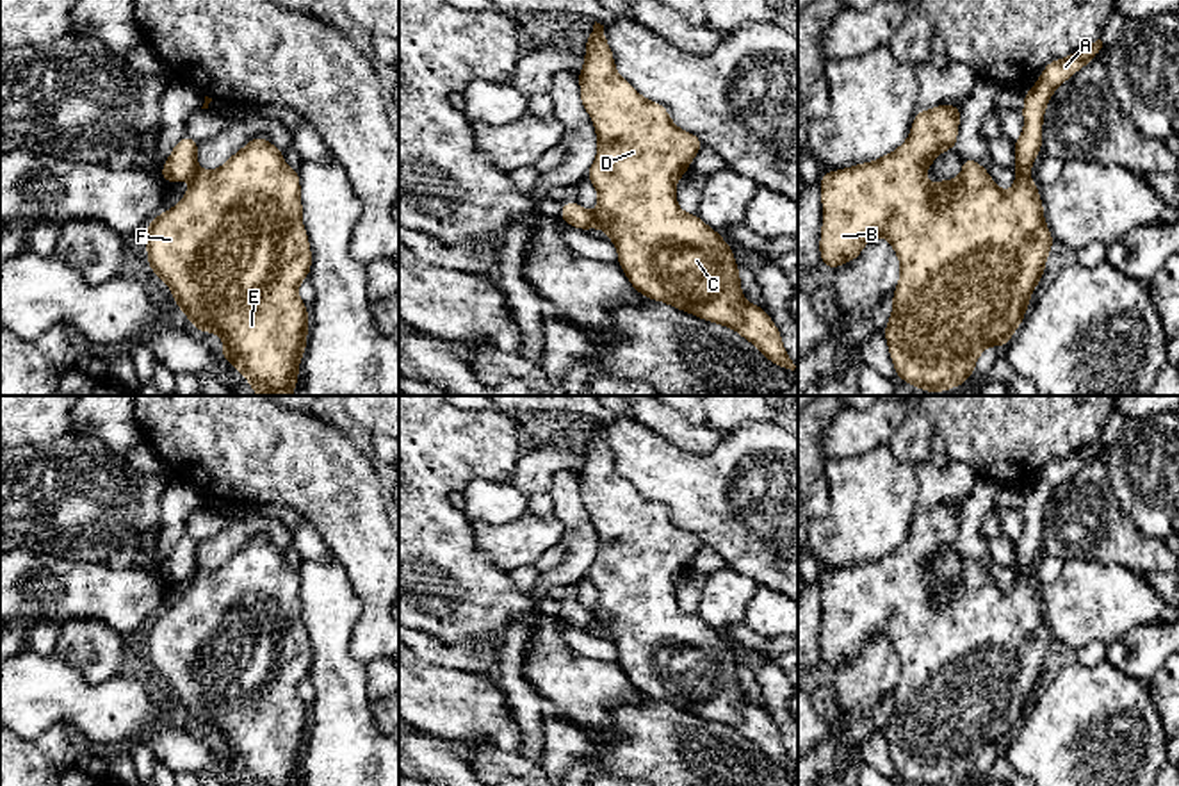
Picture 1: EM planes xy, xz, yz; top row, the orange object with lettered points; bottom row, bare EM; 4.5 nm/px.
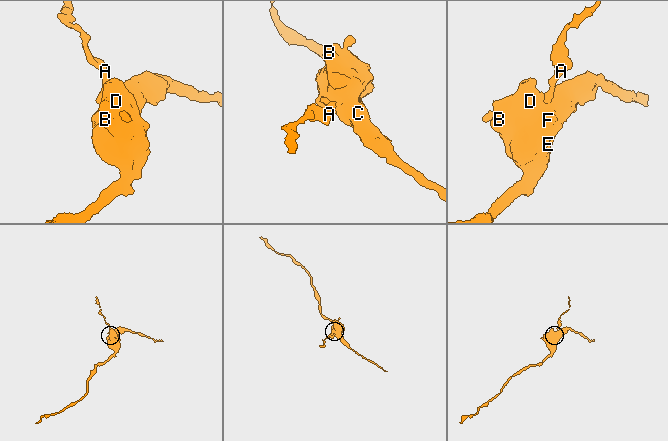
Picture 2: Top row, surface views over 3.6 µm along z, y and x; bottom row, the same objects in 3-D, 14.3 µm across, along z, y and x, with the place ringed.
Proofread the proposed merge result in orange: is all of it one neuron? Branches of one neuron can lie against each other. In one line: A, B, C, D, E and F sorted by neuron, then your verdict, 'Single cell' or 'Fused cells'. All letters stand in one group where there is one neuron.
Groups: A / B C D E F. Fused cells

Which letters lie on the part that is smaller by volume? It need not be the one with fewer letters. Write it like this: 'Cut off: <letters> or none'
Cut off: A

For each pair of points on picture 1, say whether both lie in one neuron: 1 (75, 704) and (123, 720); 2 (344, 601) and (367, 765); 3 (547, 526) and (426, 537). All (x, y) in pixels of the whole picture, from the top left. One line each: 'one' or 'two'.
1: one
2: one
3: two

